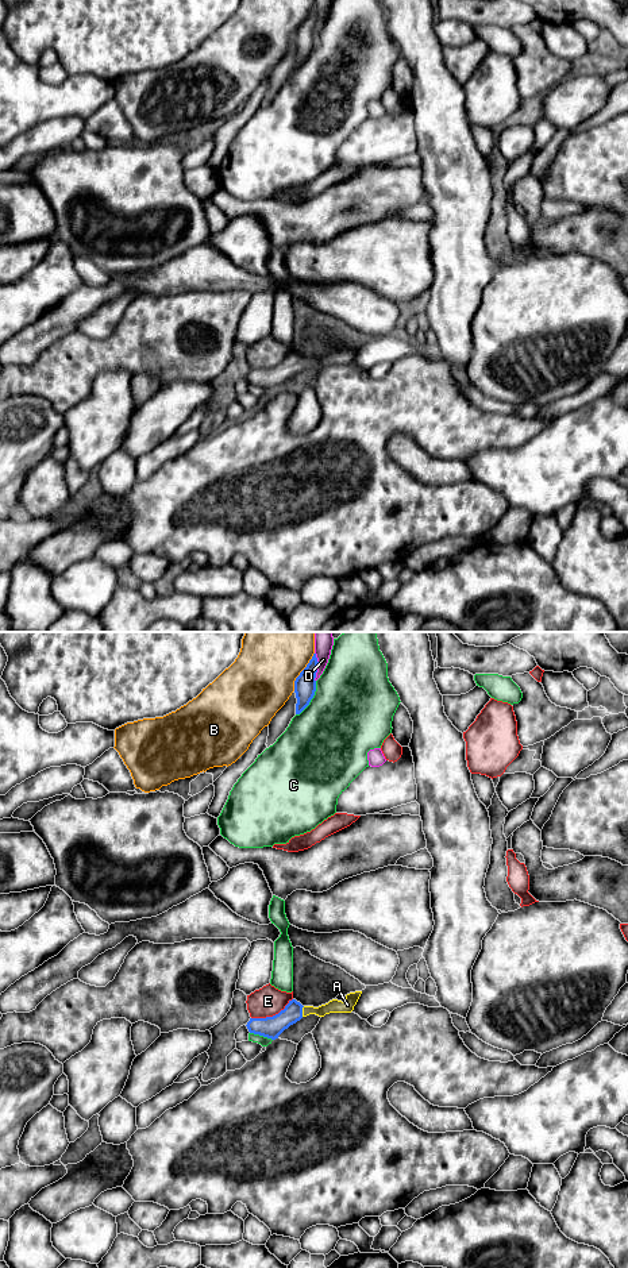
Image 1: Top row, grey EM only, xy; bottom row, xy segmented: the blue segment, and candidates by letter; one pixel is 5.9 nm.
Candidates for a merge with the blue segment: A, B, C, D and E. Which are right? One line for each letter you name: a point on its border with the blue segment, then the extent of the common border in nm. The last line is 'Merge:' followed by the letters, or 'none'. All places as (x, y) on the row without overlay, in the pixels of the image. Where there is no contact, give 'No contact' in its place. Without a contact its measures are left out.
A: Touches blue at xy (301, 363). Shared border 70 nm
Merge: A

